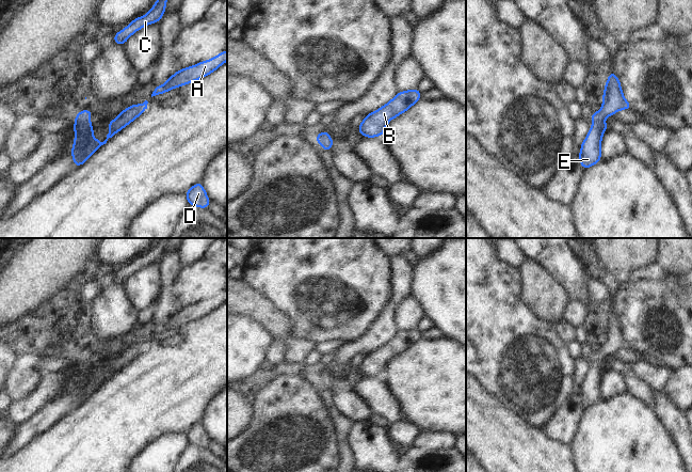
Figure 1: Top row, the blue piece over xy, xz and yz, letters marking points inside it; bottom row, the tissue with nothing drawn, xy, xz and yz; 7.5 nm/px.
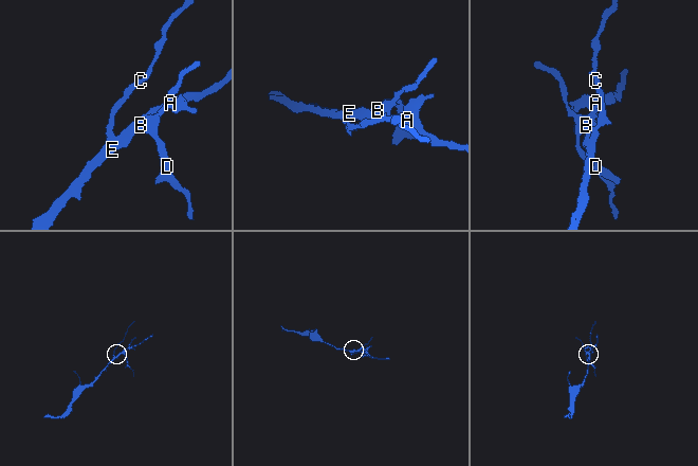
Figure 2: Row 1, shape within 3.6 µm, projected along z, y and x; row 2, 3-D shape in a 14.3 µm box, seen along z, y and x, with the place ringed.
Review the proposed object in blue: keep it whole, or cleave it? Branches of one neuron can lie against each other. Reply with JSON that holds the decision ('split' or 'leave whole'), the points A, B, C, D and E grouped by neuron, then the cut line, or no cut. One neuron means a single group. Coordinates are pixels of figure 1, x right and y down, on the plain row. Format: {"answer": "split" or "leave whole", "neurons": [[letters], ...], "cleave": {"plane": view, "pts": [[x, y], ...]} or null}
{"answer": "leave whole", "neurons": [["A", "B", "C", "D", "E"]], "cleave": null}

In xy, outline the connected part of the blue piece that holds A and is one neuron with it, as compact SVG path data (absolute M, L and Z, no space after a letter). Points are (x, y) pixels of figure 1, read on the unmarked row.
M223 289L219 295L210 299L202 300L200 302L184 309L178 309L178 311L171 315L164 324L154 327L151 336L163 333L180 325L186 325L190 321L199 319L218 309L226 300L227 290Z

